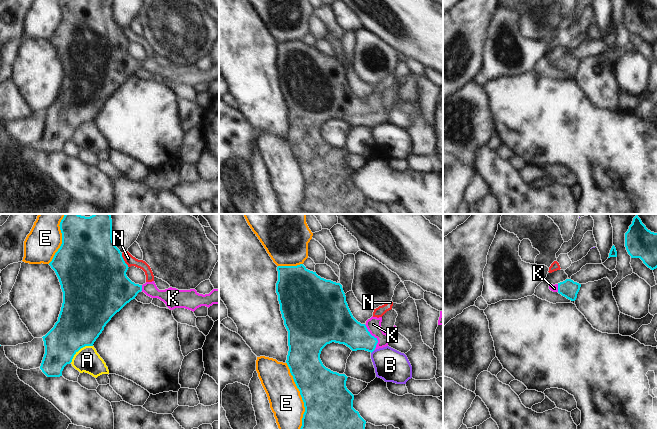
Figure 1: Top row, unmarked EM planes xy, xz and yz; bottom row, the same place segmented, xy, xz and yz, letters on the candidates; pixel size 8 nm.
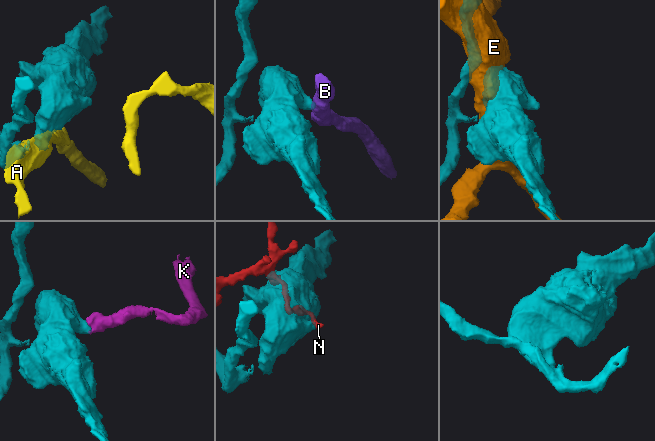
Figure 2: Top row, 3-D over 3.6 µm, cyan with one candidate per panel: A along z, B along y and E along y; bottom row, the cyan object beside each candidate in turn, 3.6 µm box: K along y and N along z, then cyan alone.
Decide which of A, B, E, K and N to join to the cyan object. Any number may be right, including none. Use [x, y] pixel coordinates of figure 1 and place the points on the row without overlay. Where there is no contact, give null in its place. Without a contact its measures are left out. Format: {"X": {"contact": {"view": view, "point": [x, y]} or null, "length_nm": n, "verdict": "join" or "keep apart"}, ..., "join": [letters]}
{"A": {"contact": {"view": "xy", "point": [79, 125]}, "length_nm": 240, "verdict": "keep apart"}, "B": {"contact": {"view": "xz", "point": [373, 126]}, "length_nm": 50, "verdict": "keep apart"}, "E": {"contact": {"view": "xz", "point": [302, 174]}, "length_nm": 600, "verdict": "keep apart"}, "K": {"contact": {"view": "xz", "point": [374, 113]}, "length_nm": 220, "verdict": "join"}, "N": {"contact": {"view": "xy", "point": [123, 36]}, "length_nm": 130, "verdict": "keep apart"}, "join": ["K"]}

